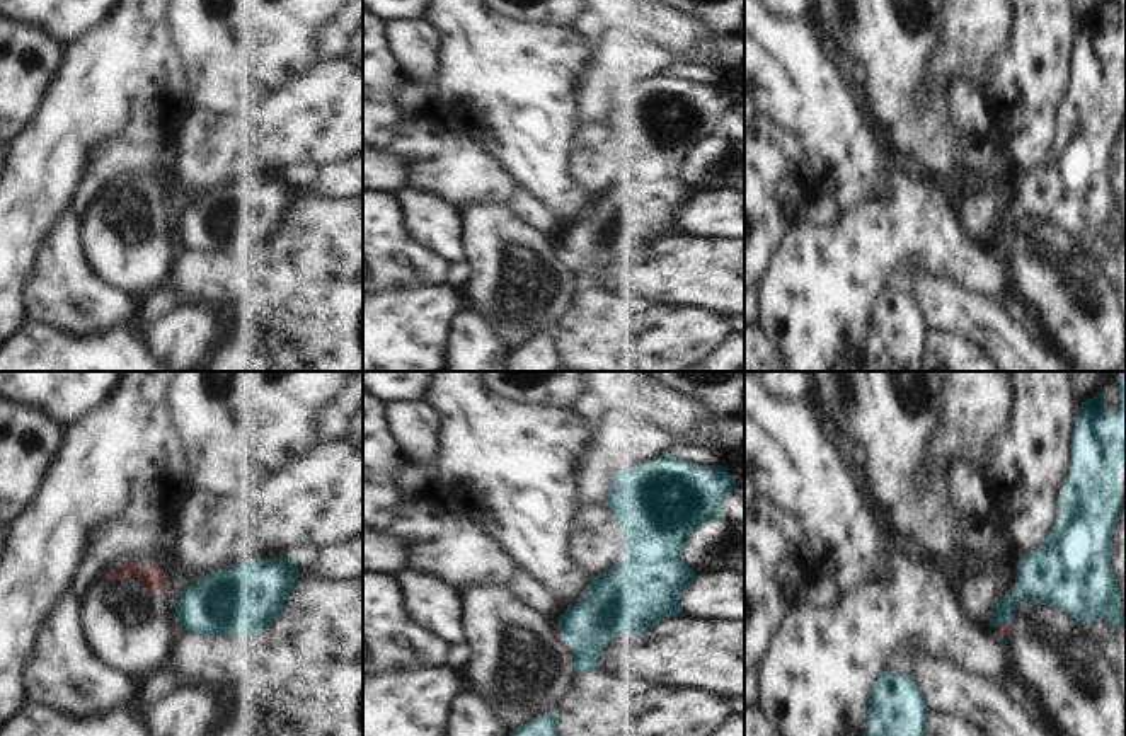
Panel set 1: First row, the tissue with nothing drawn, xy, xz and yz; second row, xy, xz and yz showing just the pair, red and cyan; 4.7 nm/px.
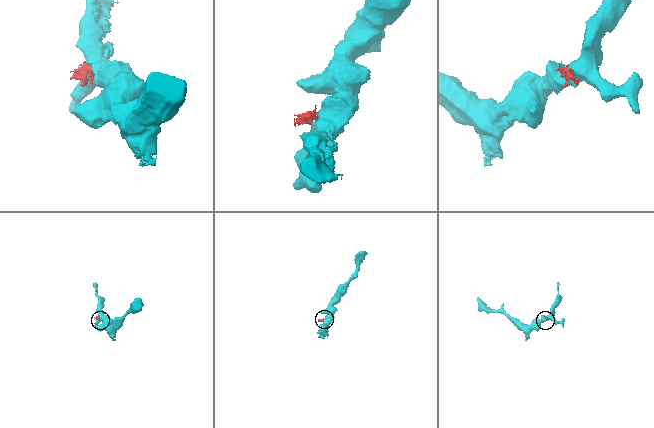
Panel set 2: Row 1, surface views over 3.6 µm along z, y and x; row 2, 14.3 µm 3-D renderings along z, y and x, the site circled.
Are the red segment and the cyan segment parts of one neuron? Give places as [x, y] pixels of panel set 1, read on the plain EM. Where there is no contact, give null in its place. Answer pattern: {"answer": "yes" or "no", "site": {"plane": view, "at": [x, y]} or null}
{"answer": "no", "site": {"plane": "yz", "at": [1004, 242]}}

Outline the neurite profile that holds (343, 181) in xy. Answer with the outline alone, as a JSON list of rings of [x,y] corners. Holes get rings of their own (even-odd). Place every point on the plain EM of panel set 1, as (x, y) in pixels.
[[[363,158],[312,169],[298,177],[298,191],[334,201],[363,198]]]

